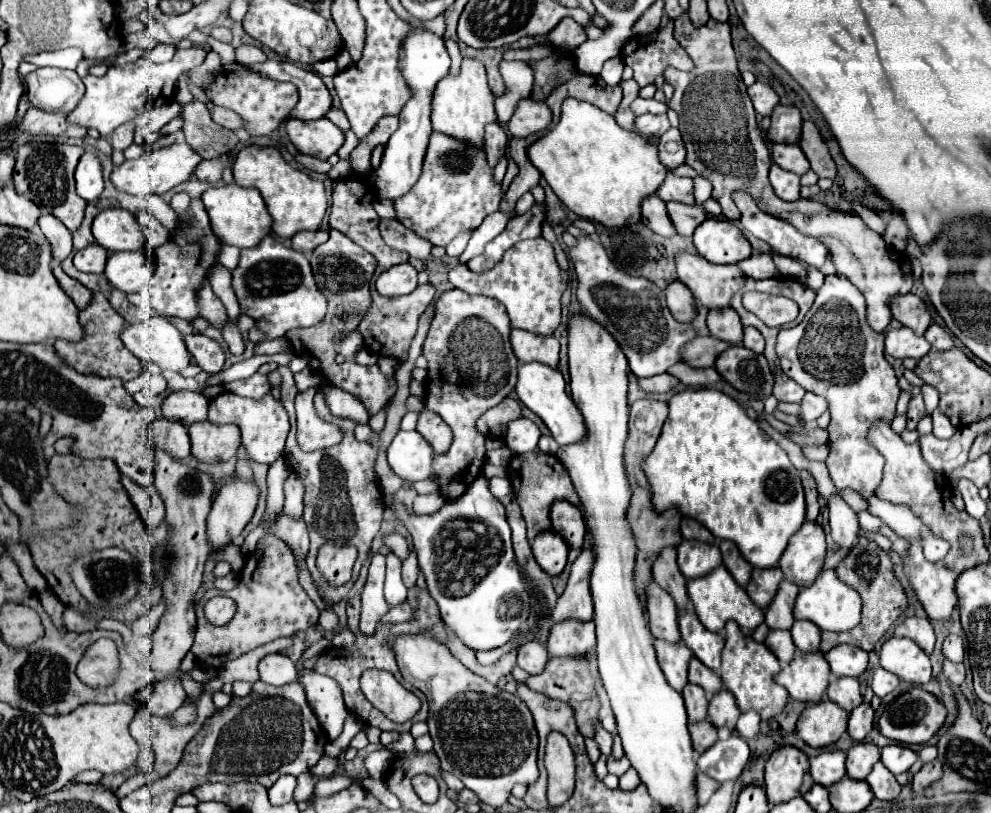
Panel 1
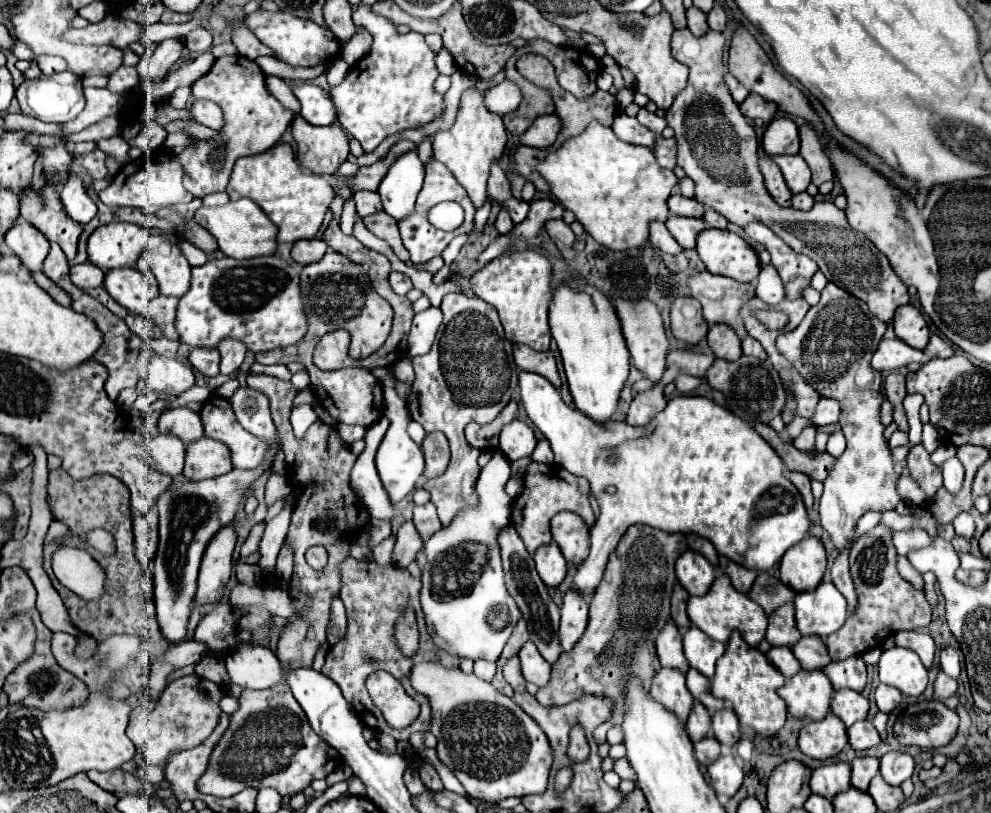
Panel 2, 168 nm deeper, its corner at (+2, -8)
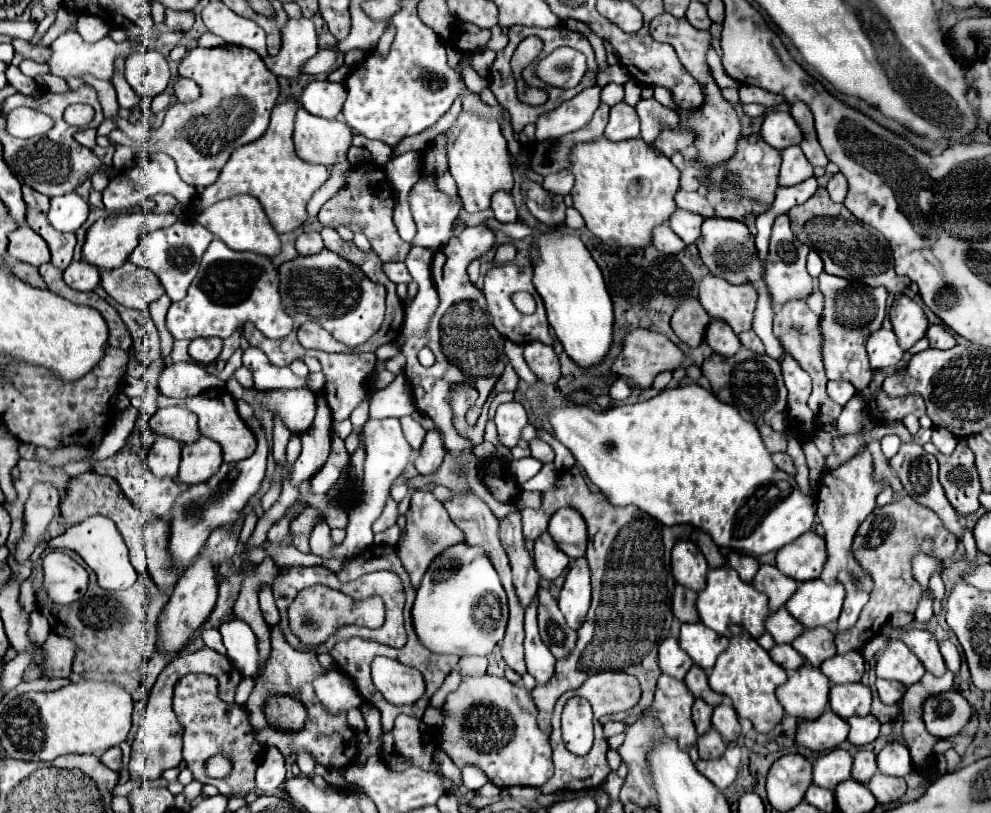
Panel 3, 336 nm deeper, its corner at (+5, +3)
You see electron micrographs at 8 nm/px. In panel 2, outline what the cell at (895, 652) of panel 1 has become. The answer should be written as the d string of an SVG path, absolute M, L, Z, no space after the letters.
M892 647L882 653L880 663L880 681L886 685L898 687L904 695L918 697L928 685L928 671L910 649Z

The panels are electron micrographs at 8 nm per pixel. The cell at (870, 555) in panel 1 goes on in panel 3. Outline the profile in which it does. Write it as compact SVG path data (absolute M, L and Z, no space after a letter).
M903 496L899 502L877 508L859 526L855 542L853 542L853 552L855 552L855 558L859 560L859 564L863 564L863 568L867 572L871 572L871 576L875 580L875 588L857 620L855 628L851 628L847 632L837 632L835 644L837 644L839 654L851 652L851 650L861 650L871 638L879 636L881 628L885 626L885 622L889 620L891 614L895 614L895 612L913 614L917 610L917 604L923 596L923 588L913 578L911 560L915 554L921 552L921 542L925 538L929 538L933 542L933 552L937 558L951 558L957 552L959 540L943 528L939 516L935 516L935 512L923 508L921 504L915 504L909 496Z

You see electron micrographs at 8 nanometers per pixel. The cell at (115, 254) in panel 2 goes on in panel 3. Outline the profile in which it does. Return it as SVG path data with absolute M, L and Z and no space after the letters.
M131 212L131 214L119 214L119 216L109 216L103 220L97 220L85 236L83 244L83 260L89 264L95 264L99 270L111 270L119 268L127 262L131 252L135 250L135 244L139 242L139 236L145 232L145 212Z

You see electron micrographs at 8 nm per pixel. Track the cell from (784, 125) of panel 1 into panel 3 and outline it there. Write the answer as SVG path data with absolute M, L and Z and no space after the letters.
M789 112L767 114L763 120L763 126L761 126L761 136L767 144L771 144L777 150L785 150L803 140L799 126L795 124L795 120Z

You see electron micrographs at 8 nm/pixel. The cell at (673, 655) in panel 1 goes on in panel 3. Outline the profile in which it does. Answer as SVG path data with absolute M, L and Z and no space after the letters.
M661 674L651 708L663 724L665 734L673 738L677 746L691 756L693 762L697 762L697 732L691 720L693 700L695 698L691 692L687 692L687 686L683 682Z

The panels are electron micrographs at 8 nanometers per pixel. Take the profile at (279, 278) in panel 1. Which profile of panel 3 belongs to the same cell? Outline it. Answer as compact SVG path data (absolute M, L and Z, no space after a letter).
M213 240L203 254L199 274L191 282L187 296L181 302L171 304L167 312L167 330L175 340L183 340L183 338L195 340L195 338L211 338L211 336L227 338L235 330L239 330L239 326L243 326L247 320L251 320L265 336L273 340L279 340L293 330L291 318L287 318L281 308L277 268L271 264L267 256L259 256L253 252L233 252L221 240Z

